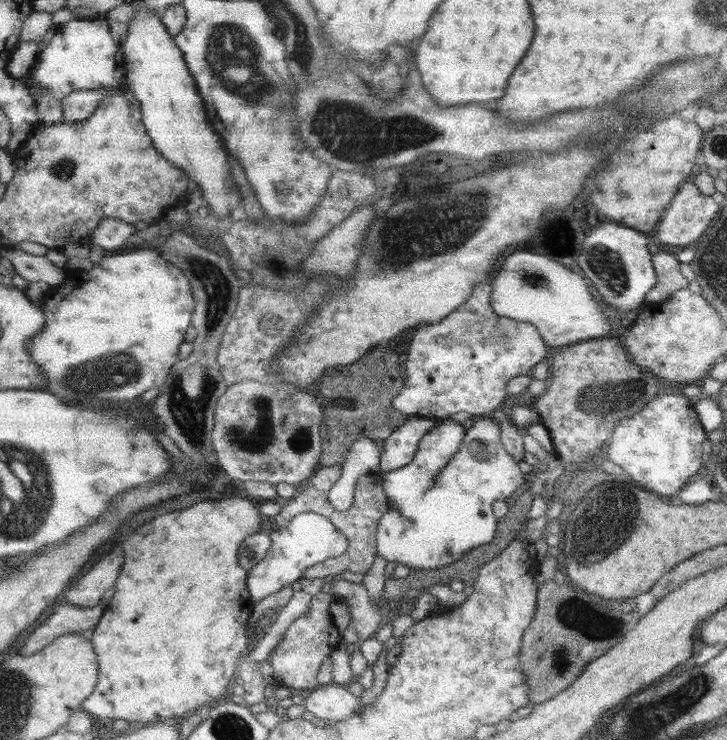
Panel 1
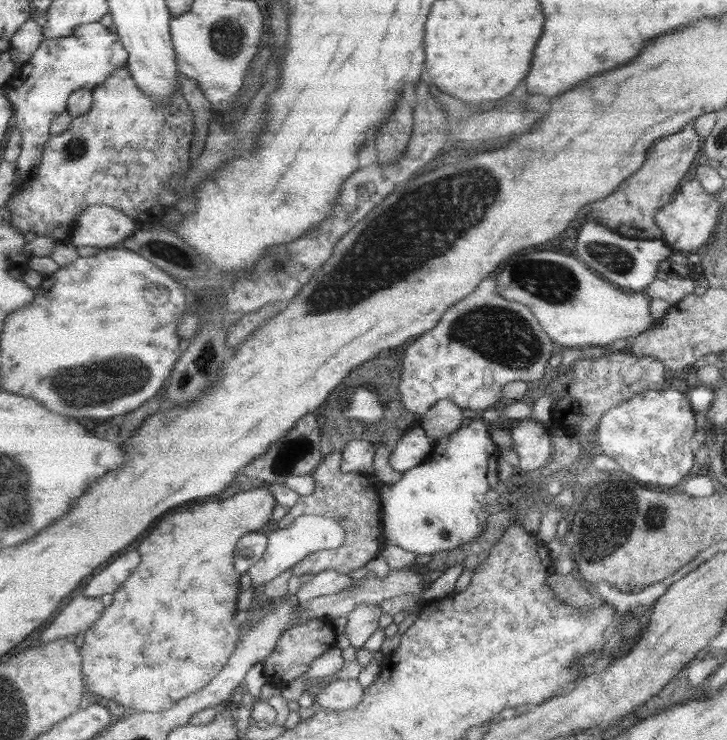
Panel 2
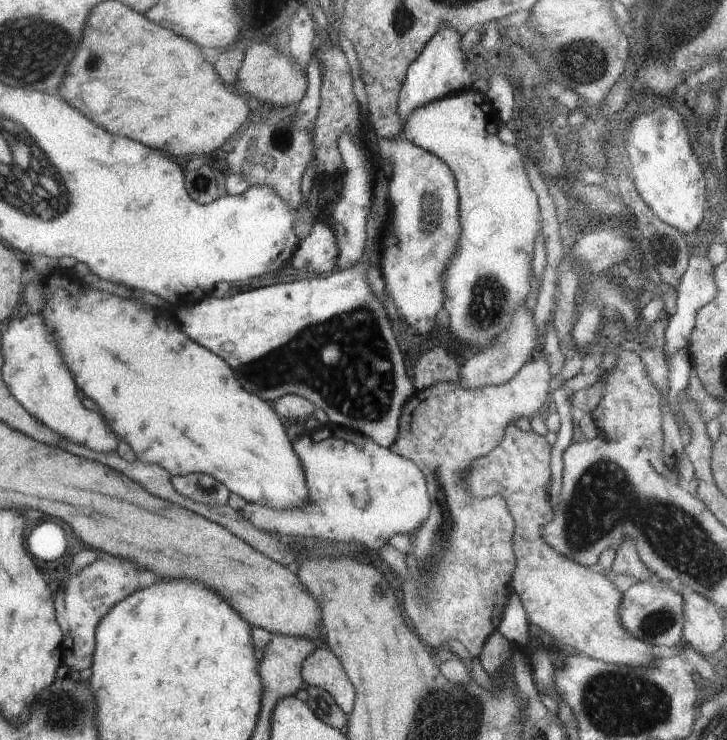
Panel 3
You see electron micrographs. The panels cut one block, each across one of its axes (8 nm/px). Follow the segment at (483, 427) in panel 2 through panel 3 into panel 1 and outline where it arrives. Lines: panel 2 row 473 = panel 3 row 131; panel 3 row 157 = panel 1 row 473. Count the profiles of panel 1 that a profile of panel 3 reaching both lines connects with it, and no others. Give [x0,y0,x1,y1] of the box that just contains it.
[378,416,524,569]

